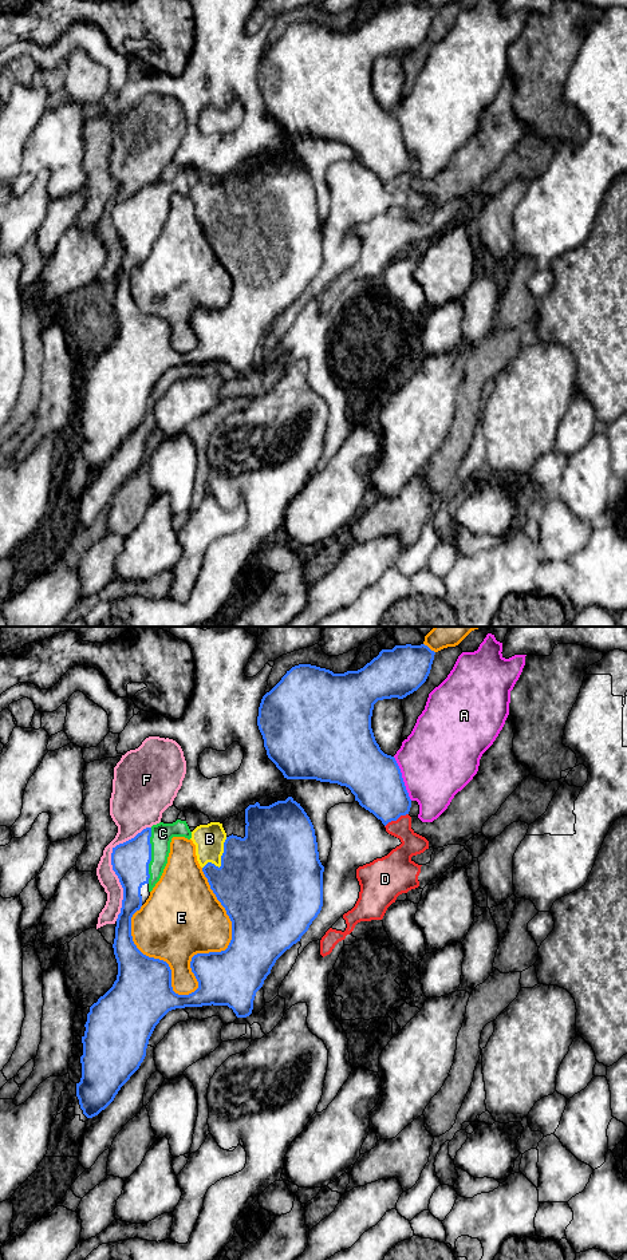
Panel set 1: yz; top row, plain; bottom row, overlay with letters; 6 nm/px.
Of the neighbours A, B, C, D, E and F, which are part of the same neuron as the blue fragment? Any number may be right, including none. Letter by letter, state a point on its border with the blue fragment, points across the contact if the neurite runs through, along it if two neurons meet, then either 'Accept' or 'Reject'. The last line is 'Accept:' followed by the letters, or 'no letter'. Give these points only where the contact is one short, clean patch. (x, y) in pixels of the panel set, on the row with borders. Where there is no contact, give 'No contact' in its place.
A: Touches blue at yz (402, 778). Reject
B: Touches blue at yz (221, 860). Accept
C: Touches blue at yz (150, 856). Accept
D: Touches blue at yz (395, 820). Reject
E: Touches blue at yz (225, 950). Reject
F: Touches blue at yz (113, 867). Reject
Accept: B, C

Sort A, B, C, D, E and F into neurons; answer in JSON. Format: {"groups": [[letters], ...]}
{"groups": [["A"], ["B", "C"], ["D"], ["E"], ["F"]]}

